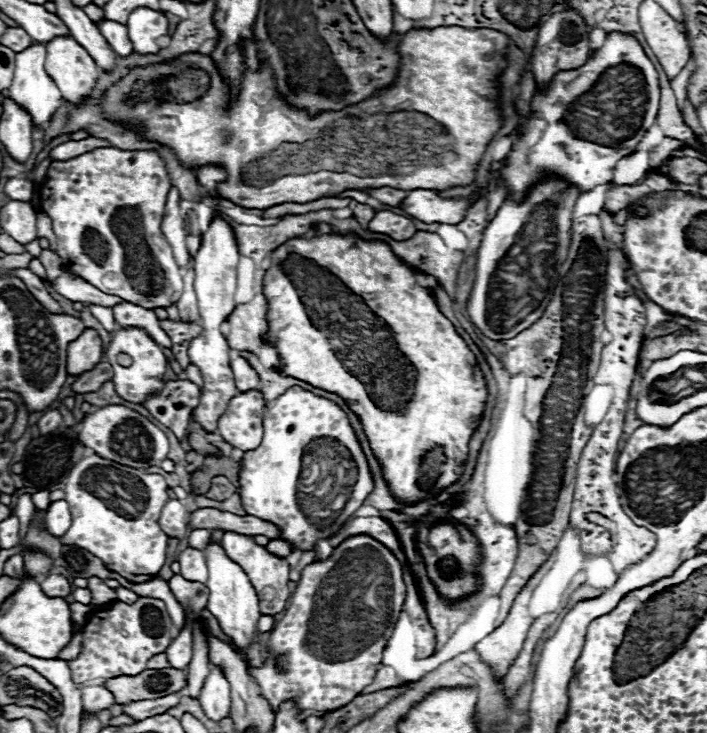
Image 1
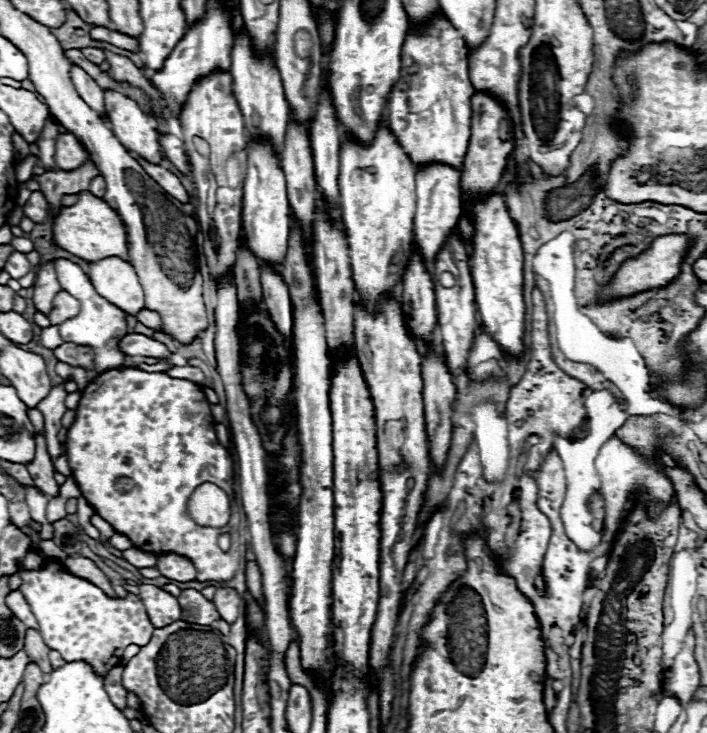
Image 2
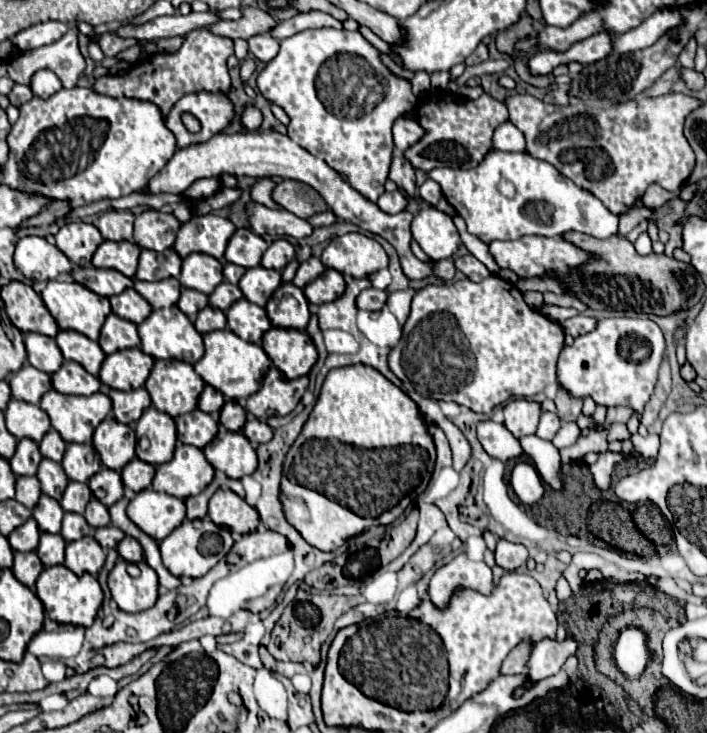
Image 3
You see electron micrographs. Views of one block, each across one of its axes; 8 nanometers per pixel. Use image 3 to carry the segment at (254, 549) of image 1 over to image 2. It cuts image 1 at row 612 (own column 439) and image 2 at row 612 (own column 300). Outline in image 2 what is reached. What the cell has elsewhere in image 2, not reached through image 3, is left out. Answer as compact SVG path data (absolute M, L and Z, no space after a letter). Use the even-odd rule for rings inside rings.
M140 584L140 594L138 594L144 602L144 608L150 616L150 622L156 628L164 628L166 624L172 624L174 620L178 620L182 616L182 608L178 604L178 598L174 598L172 594L164 592L158 586L152 584Z

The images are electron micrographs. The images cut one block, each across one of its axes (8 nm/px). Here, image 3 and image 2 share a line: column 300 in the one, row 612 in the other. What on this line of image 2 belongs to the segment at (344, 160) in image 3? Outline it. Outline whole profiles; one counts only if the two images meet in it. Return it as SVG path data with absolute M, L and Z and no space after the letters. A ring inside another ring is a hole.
M48 560L40 570L20 570L20 592L26 596L32 614L36 616L40 636L48 648L58 650L66 662L86 660L102 676L122 660L122 650L128 644L146 646L154 626L146 614L140 596L128 592L126 598L106 596L102 588L66 572L64 564Z

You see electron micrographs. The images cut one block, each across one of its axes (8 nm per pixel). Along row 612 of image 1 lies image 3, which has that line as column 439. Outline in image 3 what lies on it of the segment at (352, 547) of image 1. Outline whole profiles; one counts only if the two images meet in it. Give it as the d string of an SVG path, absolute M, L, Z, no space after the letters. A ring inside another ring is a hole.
M490 276L478 284L464 278L456 284L428 284L416 292L412 298L412 312L404 324L402 356L390 358L390 368L404 386L410 384L434 400L452 400L474 412L490 414L494 406L512 396L532 398L542 392L546 384L556 382L556 360L562 344L562 326L532 310L514 284L498 276Z

